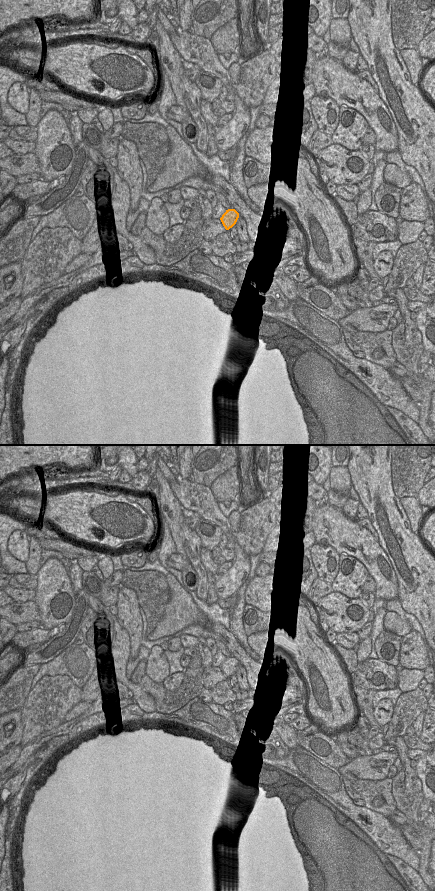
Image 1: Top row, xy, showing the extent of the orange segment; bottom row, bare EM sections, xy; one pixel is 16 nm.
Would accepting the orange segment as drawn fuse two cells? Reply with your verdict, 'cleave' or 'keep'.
keep

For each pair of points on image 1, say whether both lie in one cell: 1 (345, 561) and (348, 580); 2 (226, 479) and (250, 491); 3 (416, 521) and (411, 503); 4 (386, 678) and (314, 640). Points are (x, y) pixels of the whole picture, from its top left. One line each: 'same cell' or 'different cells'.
1: same cell
2: different cells
3: same cell
4: different cells

